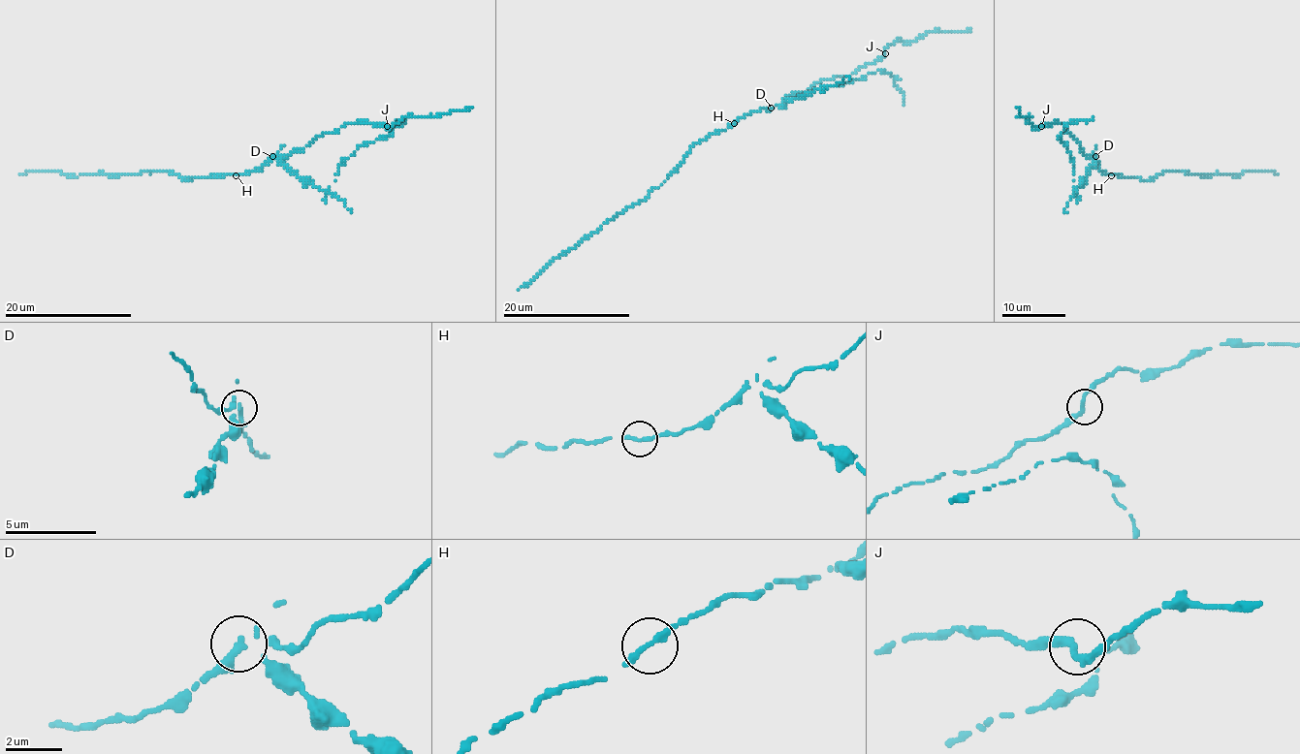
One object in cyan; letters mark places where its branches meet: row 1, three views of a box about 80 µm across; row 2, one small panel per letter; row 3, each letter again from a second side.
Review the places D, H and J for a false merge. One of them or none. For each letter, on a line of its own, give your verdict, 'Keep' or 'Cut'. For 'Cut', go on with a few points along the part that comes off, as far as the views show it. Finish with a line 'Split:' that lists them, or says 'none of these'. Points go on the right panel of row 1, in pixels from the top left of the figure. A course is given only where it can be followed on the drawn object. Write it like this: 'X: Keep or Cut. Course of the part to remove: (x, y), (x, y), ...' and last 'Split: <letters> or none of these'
D: Cut. Course of the part to remove: (1095, 156), (1086, 179), (1073, 191), (1074, 164), (1066, 144), (1059, 137), (1068, 122), (1092, 117)
H: Keep
J: Keep
Split: D

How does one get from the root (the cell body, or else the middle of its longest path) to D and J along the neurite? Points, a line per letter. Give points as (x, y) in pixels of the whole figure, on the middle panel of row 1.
D: (734, 123), (751, 112), (771, 108)
J: (734, 123), (751, 112), (778, 106), (786, 96), (808, 91), (815, 83), (855, 74), (885, 53)

